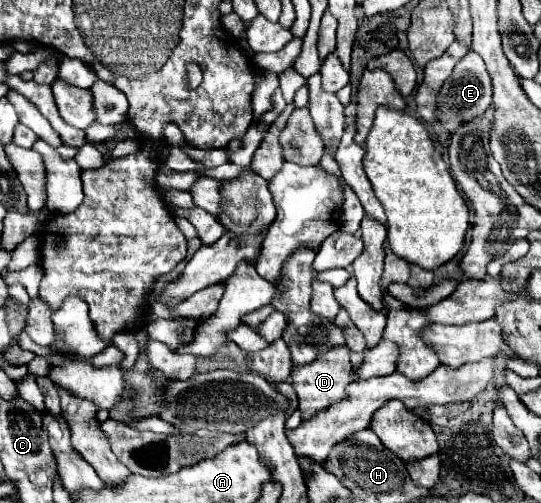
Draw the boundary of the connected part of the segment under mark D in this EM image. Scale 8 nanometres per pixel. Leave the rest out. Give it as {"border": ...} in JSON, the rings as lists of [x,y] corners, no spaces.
{"border":[[[334,347],[330,355],[322,355],[322,359],[316,359],[314,363],[300,367],[298,371],[292,371],[292,385],[298,395],[298,409],[302,411],[302,419],[310,421],[316,413],[328,409],[330,405],[348,399],[346,387],[352,383],[352,363],[350,363],[350,349],[348,347]]]}

